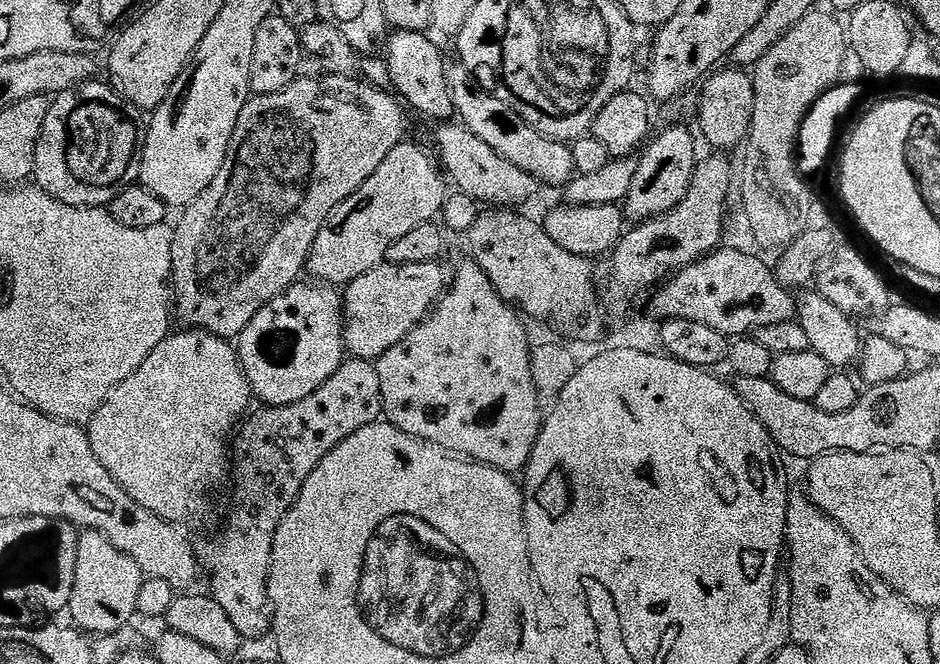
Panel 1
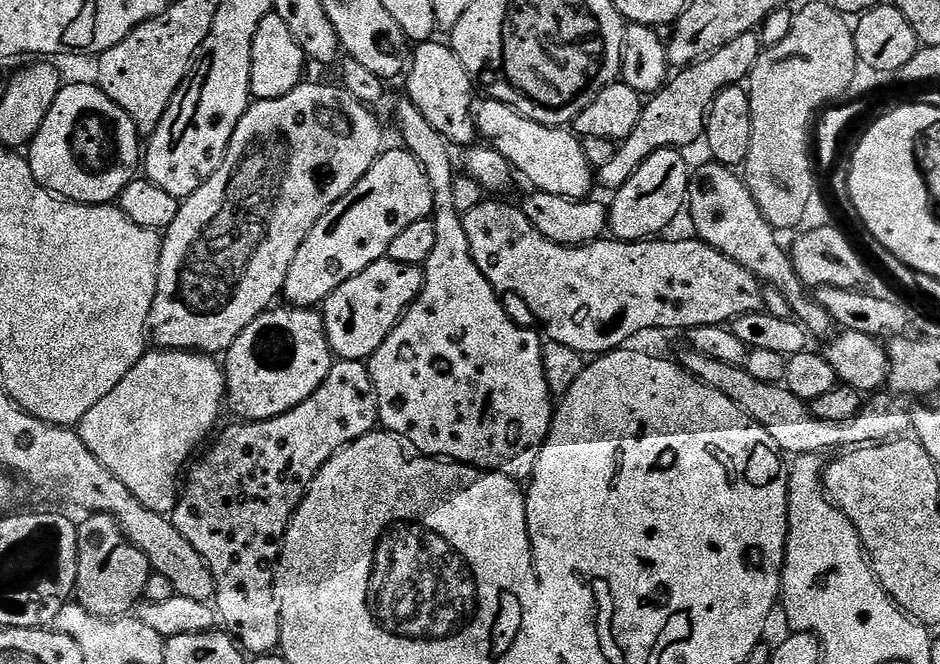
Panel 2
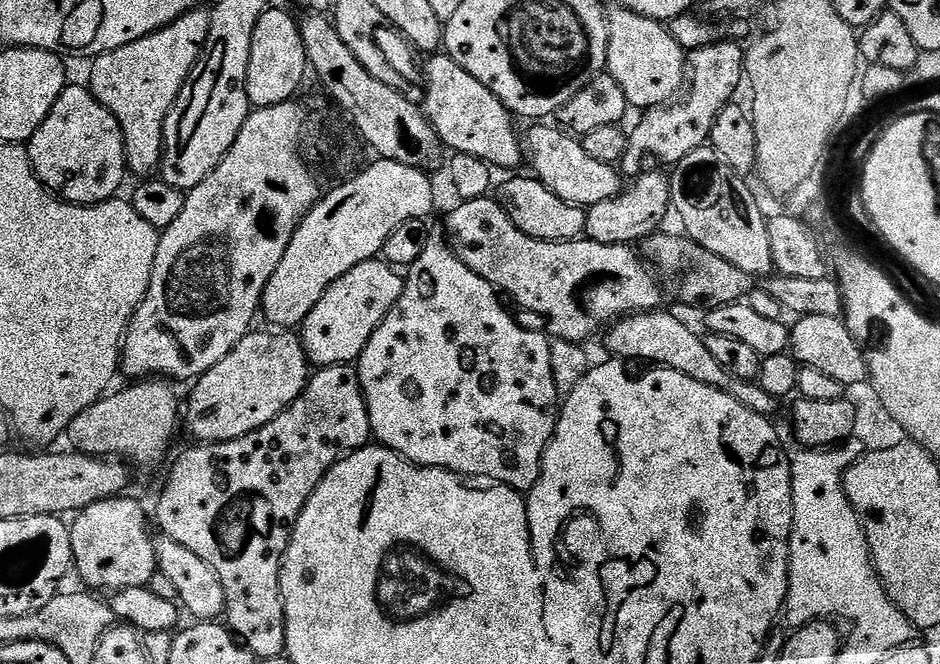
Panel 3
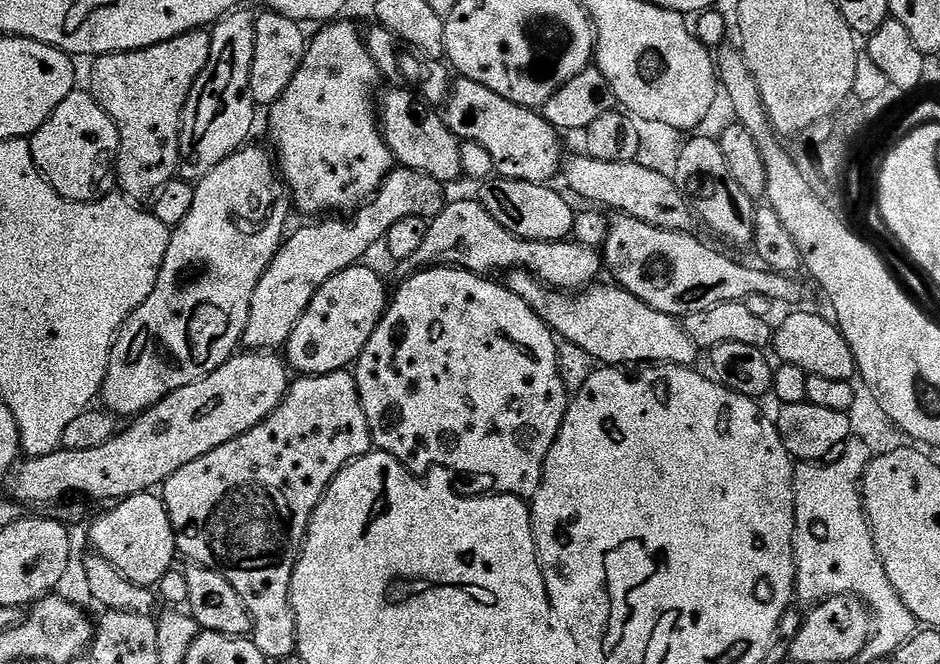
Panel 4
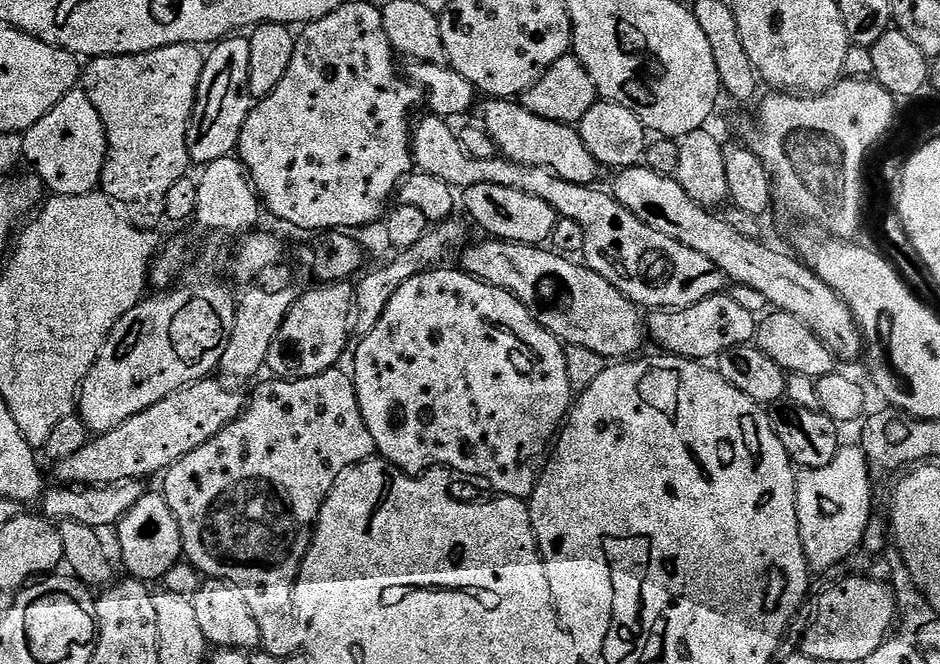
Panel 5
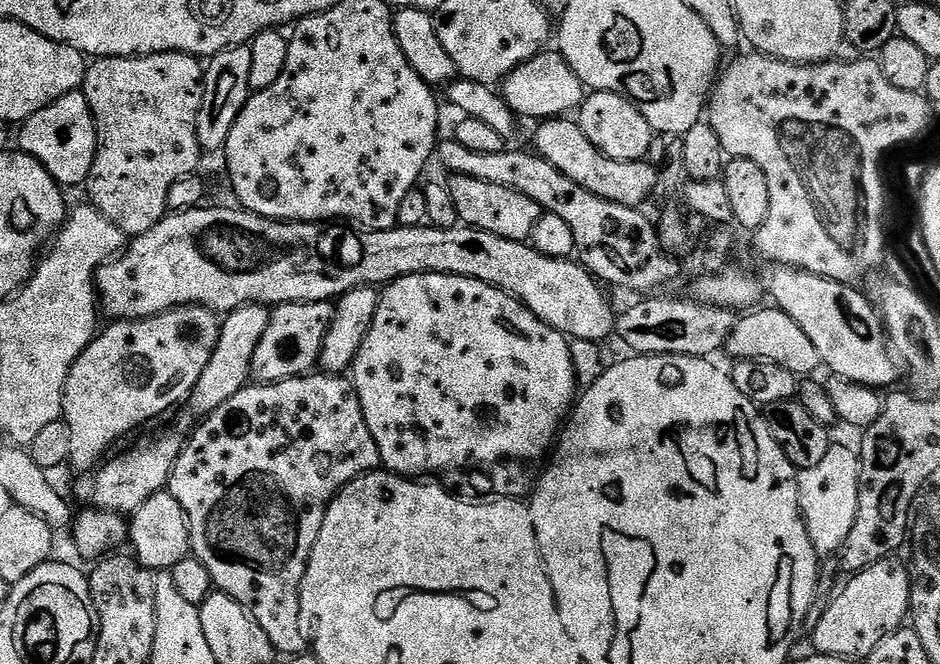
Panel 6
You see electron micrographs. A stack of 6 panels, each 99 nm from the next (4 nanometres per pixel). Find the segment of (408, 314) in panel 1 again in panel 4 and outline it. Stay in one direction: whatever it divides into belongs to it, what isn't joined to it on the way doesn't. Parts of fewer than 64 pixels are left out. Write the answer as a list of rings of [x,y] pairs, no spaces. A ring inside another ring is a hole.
[[[361,262],[334,274],[328,279],[326,286],[322,286],[318,294],[314,294],[306,314],[298,318],[298,326],[294,326],[282,349],[286,363],[293,373],[300,376],[321,376],[331,372],[342,372],[351,369],[359,360],[366,342],[370,342],[378,322],[383,318],[384,309],[387,308],[390,299],[390,288],[384,285],[383,278],[366,265],[367,263]]]

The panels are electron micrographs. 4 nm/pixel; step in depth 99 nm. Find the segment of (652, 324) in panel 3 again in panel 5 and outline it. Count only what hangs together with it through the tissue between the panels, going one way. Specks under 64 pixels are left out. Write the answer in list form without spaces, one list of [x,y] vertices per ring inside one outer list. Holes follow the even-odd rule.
[[[495,238],[480,239],[484,240],[477,244],[469,243],[459,253],[459,267],[475,280],[486,282],[498,290],[506,290],[511,296],[518,298],[518,302],[522,302],[522,306],[530,310],[537,323],[554,334],[557,340],[565,345],[586,346],[586,350],[594,350],[594,354],[602,354],[606,358],[632,358],[639,353],[636,351],[639,350],[640,343],[645,343],[646,340],[641,309],[626,299],[617,288],[610,286],[610,282],[606,282],[602,274],[590,270],[583,262],[561,256],[559,252],[544,246],[516,244],[513,240]]]

